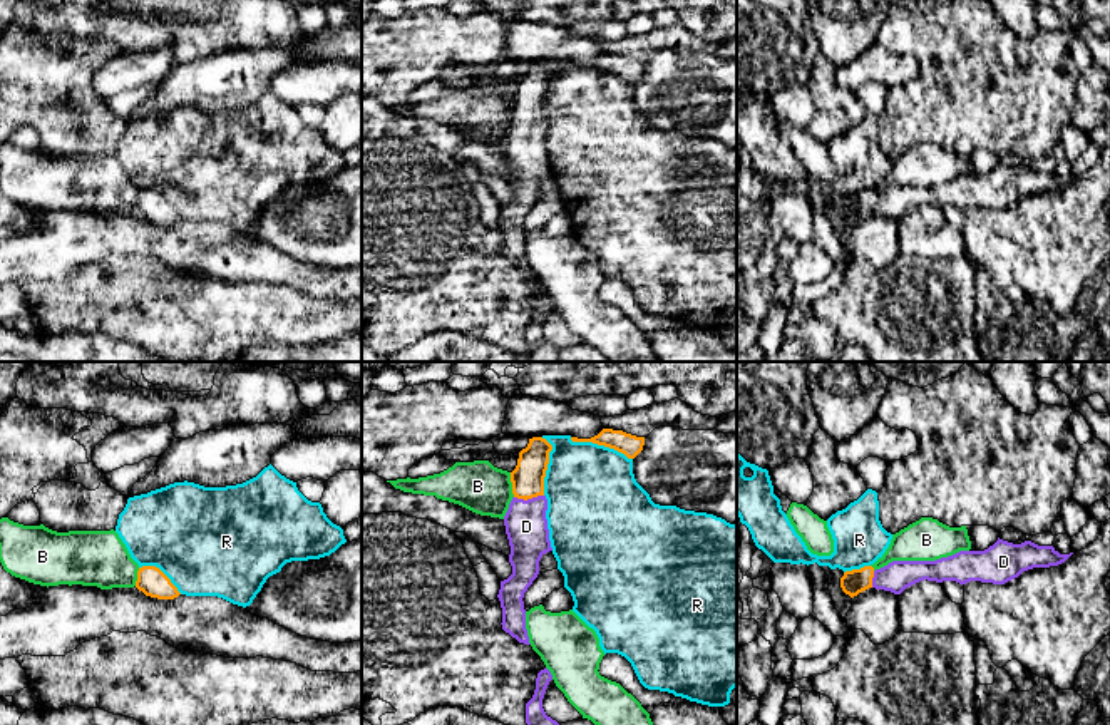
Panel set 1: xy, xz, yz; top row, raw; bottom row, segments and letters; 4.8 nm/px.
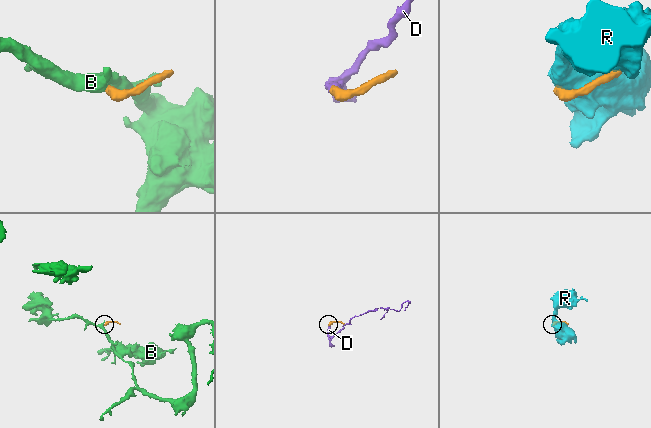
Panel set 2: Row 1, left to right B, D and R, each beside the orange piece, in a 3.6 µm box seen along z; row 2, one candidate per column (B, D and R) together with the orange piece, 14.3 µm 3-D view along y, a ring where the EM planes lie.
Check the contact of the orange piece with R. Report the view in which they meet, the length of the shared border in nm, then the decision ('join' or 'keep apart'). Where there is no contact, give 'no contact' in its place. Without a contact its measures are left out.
meets orange in xz; contact 320 nm long; keep apart

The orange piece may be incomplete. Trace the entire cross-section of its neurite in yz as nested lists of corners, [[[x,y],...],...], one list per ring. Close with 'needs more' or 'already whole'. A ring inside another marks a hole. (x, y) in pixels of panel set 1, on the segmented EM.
[[[998,537],[984,551],[959,551],[936,561],[892,561],[881,569],[864,566],[845,571],[840,588],[850,598],[876,588],[901,594],[919,581],[969,581],[1005,584],[1033,568],[1050,568],[1065,563],[1070,554],[1060,554],[1053,546],[1038,546],[1031,541],[1013,544]]]; needs more

